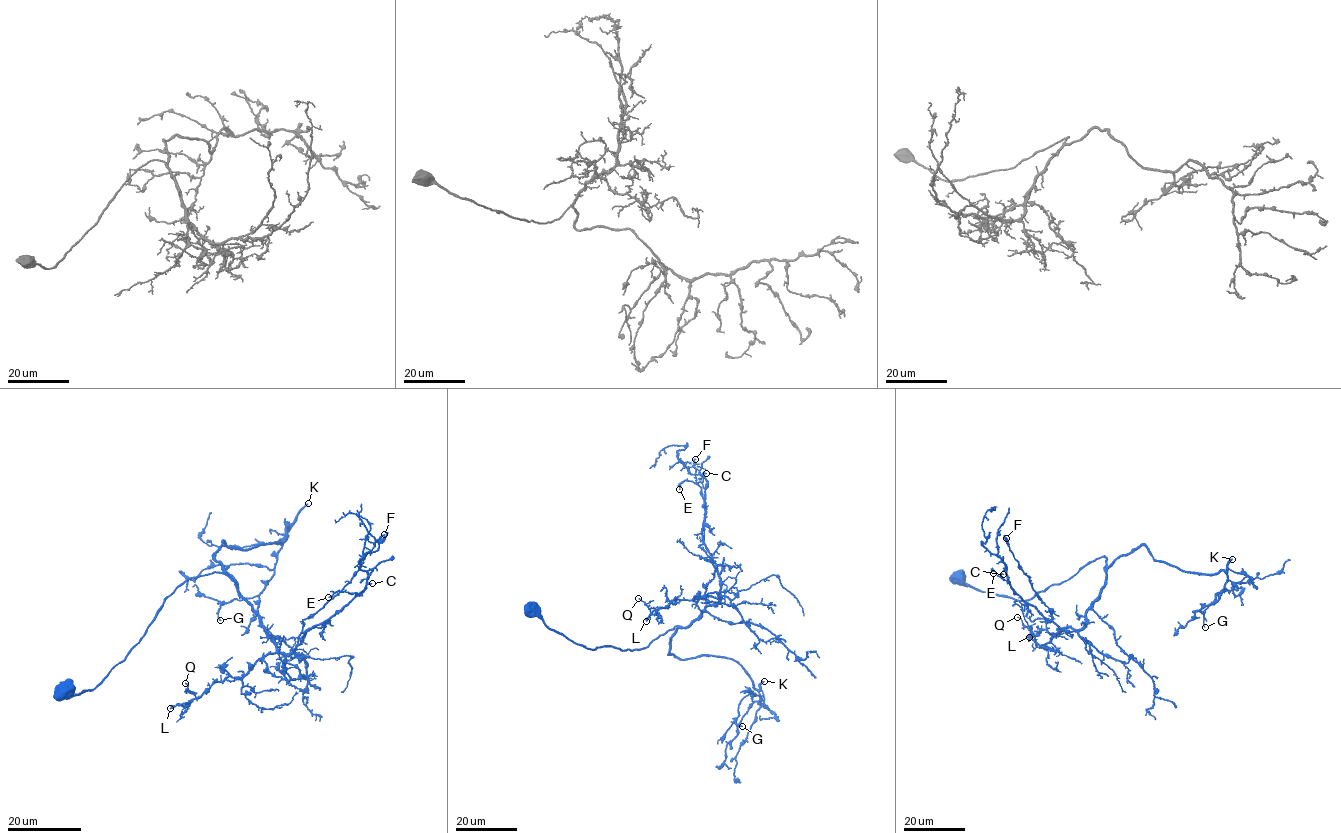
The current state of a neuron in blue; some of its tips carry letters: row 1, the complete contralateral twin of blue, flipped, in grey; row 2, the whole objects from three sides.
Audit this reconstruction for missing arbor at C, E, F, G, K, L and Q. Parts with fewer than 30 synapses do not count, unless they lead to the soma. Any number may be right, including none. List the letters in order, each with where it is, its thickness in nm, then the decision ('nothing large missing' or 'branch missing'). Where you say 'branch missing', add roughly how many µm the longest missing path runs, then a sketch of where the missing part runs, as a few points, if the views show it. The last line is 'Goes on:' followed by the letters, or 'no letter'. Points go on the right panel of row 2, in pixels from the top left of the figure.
C: (1003, 574) | 130 nm | nothing large missing
E: (993, 573) | 140 nm | nothing large missing
F: (1006, 538) | 170 nm | nothing large missing
G: (1205, 627) | 140 nm | nothing large missing
K: (1232, 559) | 200 nm | branch missing | 90 µm | (1232, 559), (1254, 564), (1283, 583), (1284, 605), (1295, 614), (1331, 605)
L: (1029, 637) | 320 nm | nothing large missing
Q: (1017, 617) | 100 nm | nothing large missing
Goes on: K

